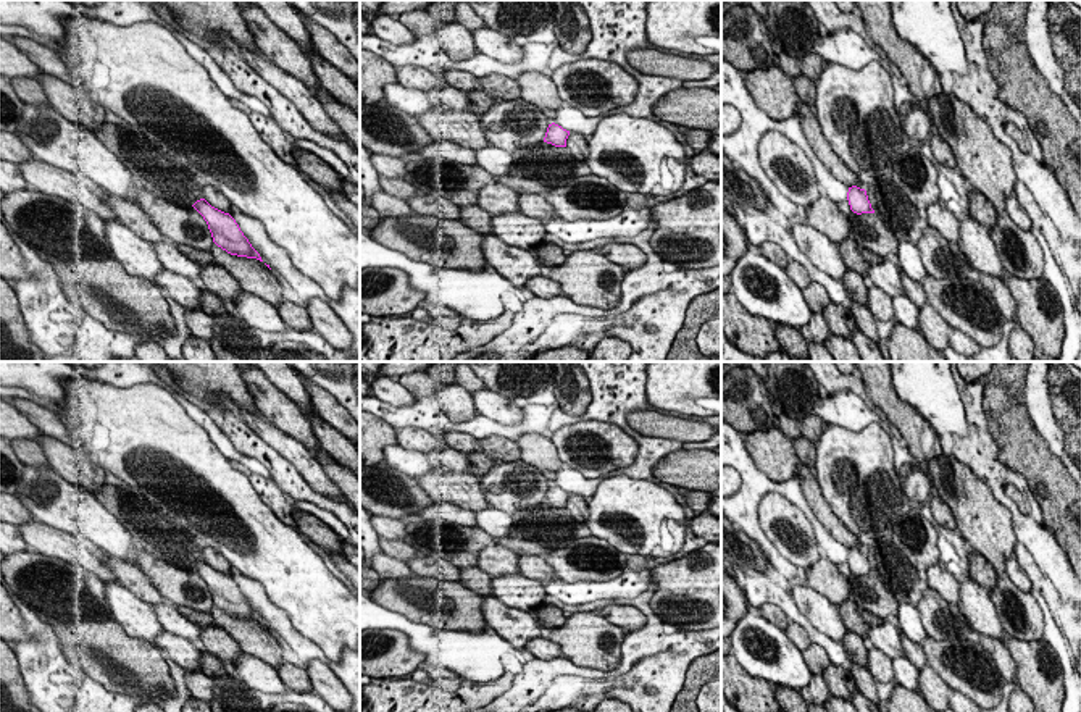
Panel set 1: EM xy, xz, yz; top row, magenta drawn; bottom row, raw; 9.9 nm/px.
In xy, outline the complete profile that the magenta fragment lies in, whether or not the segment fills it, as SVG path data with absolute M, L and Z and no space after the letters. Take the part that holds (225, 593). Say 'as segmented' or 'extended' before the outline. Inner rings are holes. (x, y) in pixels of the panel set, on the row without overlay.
as segmented; M205 560L197 562L192 568L207 583L213 604L218 609L231 617L257 620L263 623L260 615L252 609L236 581L229 575L211 568Z

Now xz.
extended; M540 470L545 476L545 483L549 486L544 504L552 505L555 509L566 509L566 500L570 492L563 491L557 483L557 471Z

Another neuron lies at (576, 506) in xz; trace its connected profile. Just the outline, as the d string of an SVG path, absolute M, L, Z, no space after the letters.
M570 494L566 510L578 523L584 523L589 518L587 499L579 494Z

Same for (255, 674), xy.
M242 652L232 664L237 676L252 689L266 694L287 693L287 686L282 683L276 668L263 660Z

